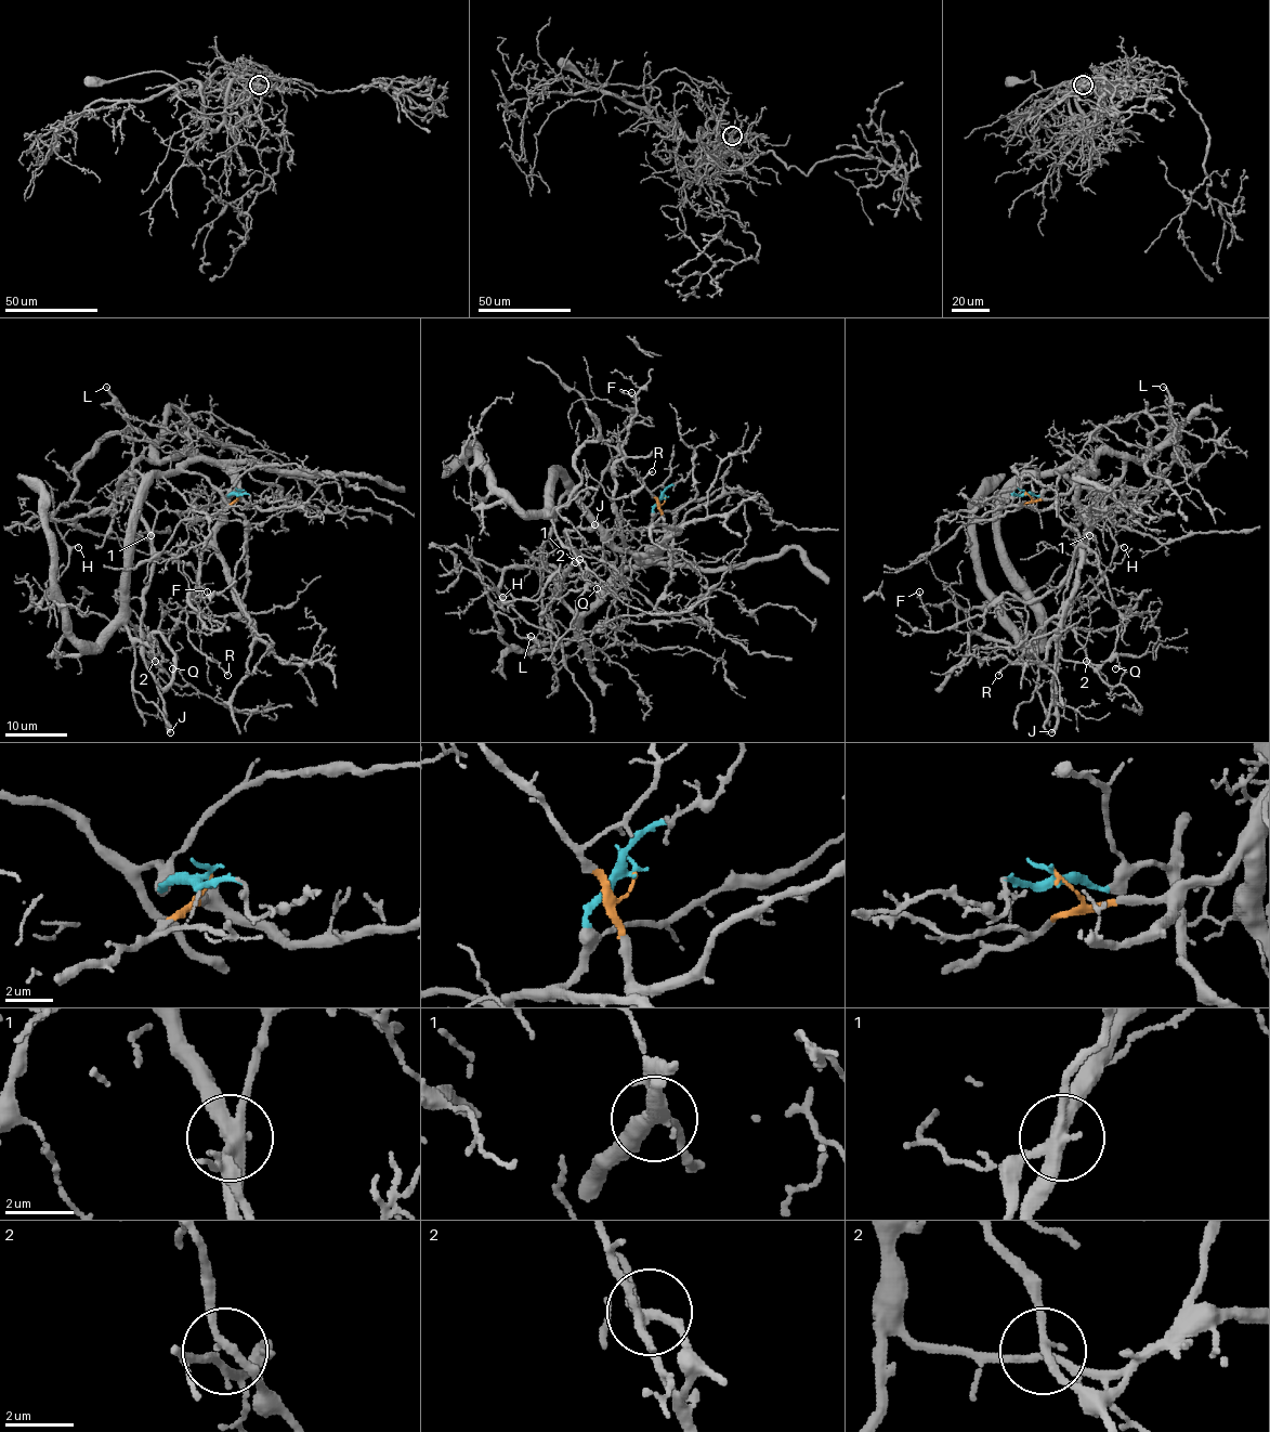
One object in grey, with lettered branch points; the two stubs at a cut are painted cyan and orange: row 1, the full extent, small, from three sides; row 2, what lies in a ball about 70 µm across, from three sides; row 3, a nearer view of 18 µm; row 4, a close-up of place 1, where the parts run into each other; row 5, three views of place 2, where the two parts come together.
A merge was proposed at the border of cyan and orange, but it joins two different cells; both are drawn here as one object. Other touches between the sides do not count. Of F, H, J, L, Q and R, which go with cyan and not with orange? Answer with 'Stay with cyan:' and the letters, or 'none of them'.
Stay with cyan: Q

